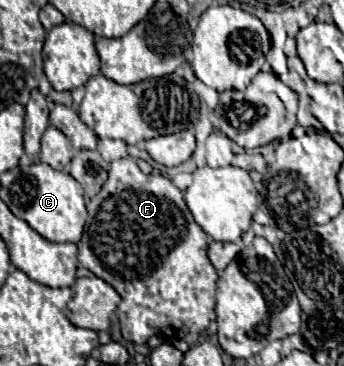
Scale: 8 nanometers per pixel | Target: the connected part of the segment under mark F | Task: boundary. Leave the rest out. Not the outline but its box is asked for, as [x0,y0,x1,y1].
[78,158,218,344]

